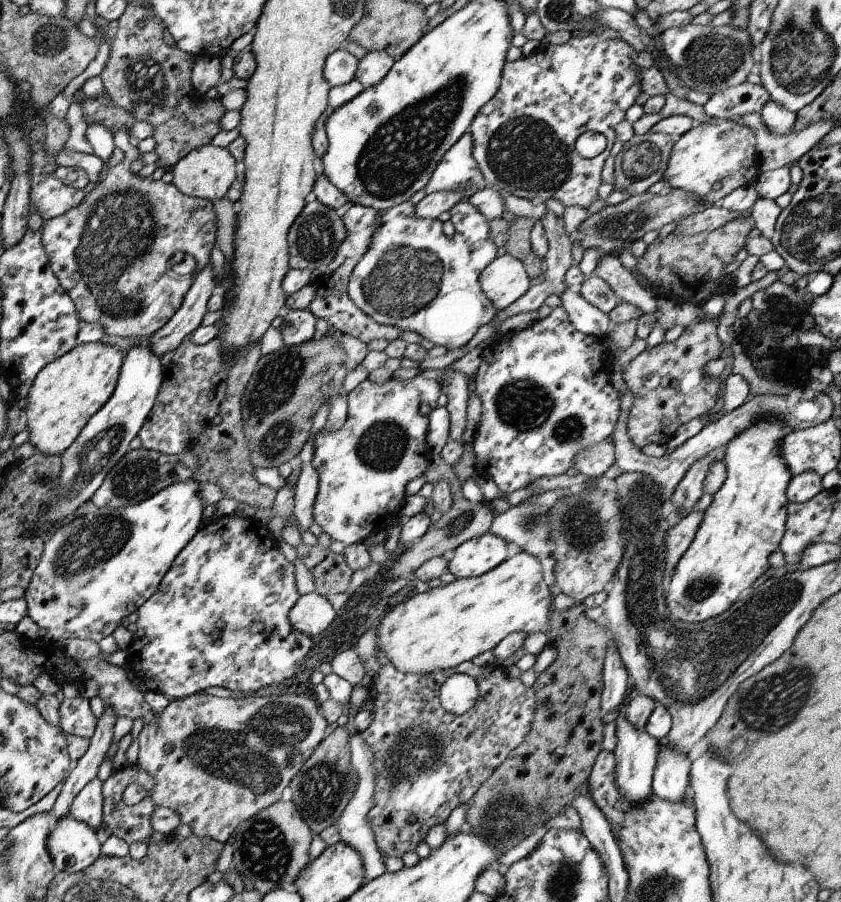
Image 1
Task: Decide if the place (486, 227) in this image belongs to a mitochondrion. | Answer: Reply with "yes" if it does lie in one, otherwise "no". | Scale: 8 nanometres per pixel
no

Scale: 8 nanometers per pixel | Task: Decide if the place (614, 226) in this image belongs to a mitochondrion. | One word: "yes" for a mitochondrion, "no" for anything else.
yes

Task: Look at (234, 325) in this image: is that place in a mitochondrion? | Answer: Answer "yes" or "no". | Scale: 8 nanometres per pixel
no

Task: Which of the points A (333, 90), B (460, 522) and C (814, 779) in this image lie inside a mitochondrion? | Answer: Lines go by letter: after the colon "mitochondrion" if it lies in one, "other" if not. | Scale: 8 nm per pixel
A: other
B: mitochondrion
C: other

